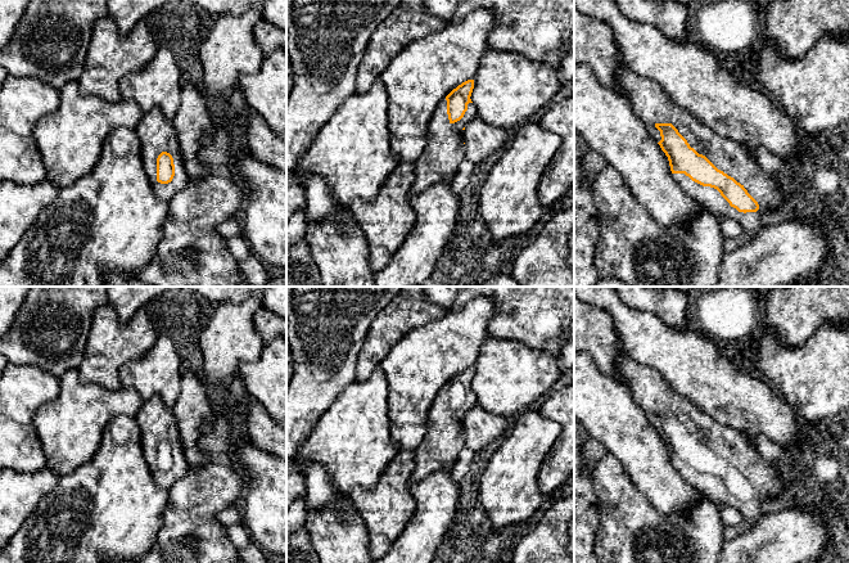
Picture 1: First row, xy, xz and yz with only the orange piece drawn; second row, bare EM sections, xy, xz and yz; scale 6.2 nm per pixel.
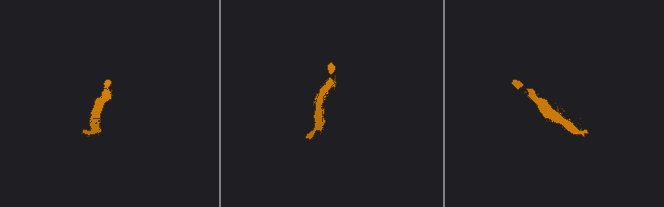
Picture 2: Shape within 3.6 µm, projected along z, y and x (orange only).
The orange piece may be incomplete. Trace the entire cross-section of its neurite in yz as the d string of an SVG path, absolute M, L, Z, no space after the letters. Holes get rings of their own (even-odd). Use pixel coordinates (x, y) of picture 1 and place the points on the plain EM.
M628 355L619 357L615 369L618 374L614 377L628 387L635 402L658 429L683 479L721 506L737 509L746 526L757 524L763 517L763 503L778 499L785 488L780 472L760 456L744 433L704 413L690 398L676 392L656 370L636 362Z

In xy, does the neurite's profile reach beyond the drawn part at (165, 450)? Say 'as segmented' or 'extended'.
extended

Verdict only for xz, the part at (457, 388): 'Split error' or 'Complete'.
Split error

